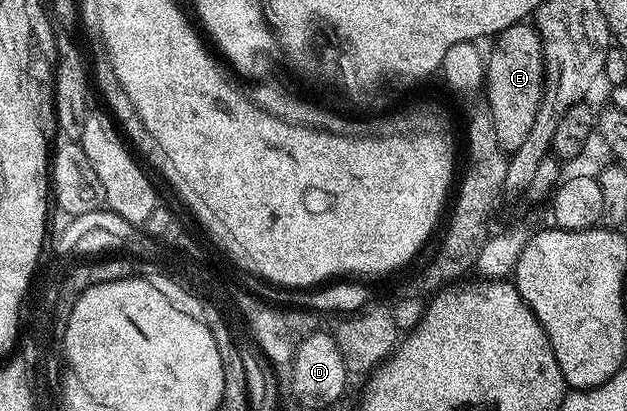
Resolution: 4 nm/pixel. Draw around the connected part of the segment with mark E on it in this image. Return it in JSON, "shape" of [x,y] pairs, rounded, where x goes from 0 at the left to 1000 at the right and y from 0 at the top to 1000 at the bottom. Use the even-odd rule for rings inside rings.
{"shape":[[[847,54],[821,56],[783,97],[785,117],[775,124],[772,180],[783,192],[786,270],[793,319],[818,367],[839,343],[858,277],[868,231],[869,148],[866,100]]]}

